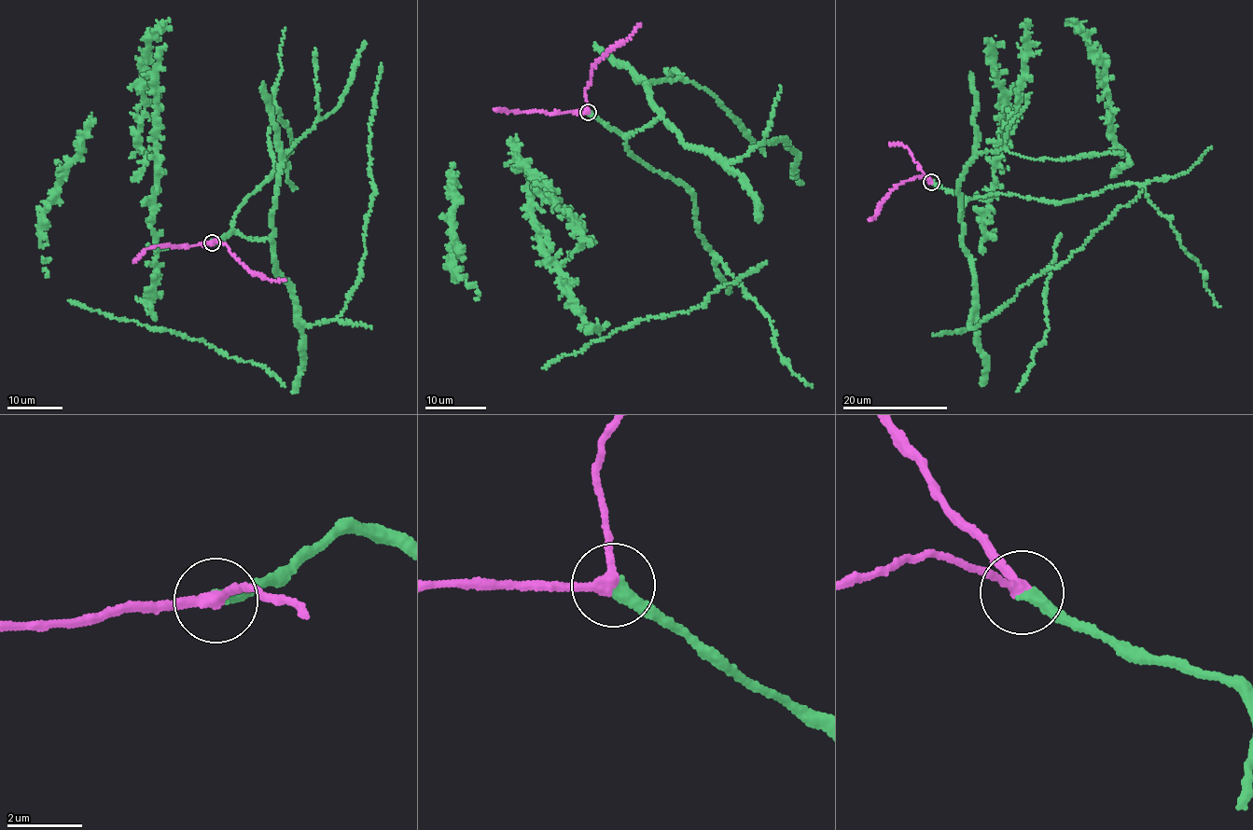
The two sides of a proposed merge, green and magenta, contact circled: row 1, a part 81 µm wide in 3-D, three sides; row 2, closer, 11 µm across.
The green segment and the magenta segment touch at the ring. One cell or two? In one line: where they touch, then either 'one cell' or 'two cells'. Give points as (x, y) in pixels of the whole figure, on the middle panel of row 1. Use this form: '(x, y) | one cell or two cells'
(588, 112) | one cell

